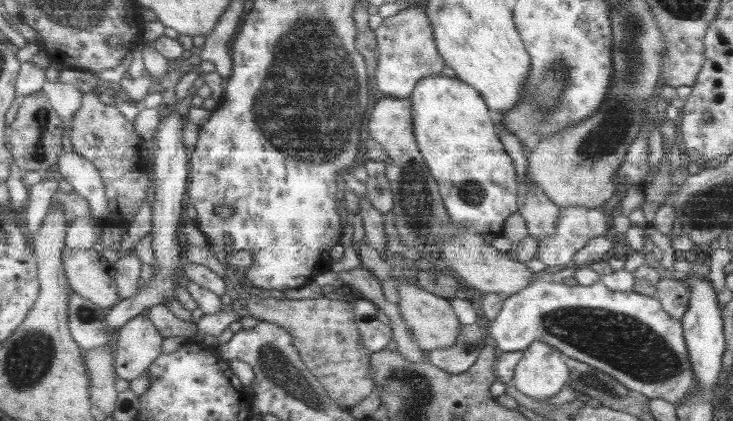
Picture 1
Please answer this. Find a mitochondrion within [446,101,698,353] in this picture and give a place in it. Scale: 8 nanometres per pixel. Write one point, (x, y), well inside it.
(471, 192)

